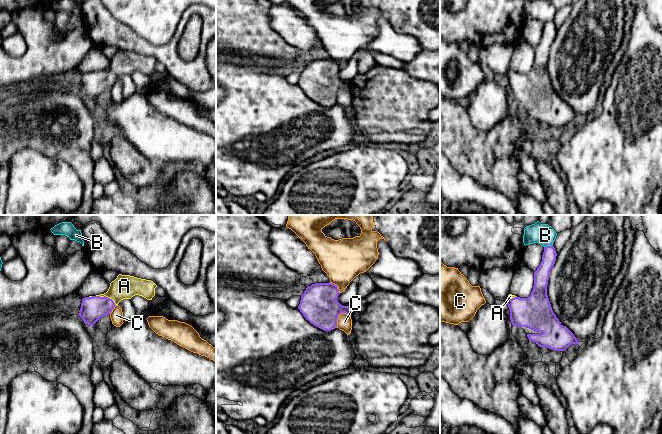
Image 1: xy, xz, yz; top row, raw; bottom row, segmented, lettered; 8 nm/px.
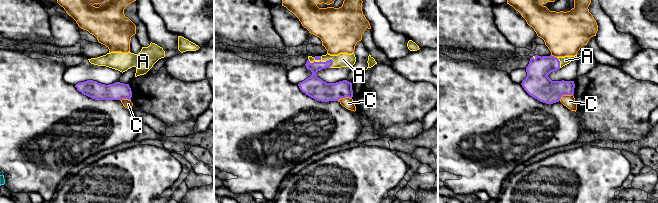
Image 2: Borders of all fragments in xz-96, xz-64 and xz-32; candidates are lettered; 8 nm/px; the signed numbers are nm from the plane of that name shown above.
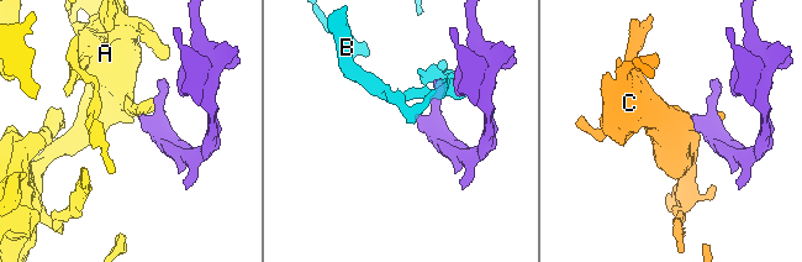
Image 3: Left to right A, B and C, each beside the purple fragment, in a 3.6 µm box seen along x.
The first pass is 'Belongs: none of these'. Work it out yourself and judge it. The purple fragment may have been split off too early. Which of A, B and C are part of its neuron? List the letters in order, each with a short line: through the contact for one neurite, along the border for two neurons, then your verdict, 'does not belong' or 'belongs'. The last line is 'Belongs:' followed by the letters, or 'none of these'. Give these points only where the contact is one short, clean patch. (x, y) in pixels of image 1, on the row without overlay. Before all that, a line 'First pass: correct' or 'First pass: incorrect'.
First pass: incorrect
A: xy (92, 84), (98, 82), (107, 73), (112, 73), (124, 62) | belongs
B: yz (552, 20), (544, 23) | does not belong
C: xz (350, 90), (341, 89), (338, 92), (336, 103) | does not belong
Belongs: A

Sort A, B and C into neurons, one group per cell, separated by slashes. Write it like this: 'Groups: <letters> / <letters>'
Groups: A / B / C

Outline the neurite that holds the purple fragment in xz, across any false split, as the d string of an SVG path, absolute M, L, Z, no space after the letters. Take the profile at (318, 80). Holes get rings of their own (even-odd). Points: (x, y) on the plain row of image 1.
M315 59L308 62L301 71L298 85L314 102L331 107L337 104L337 95L341 89L351 91L349 82L343 82L338 77L338 62L329 59Z

